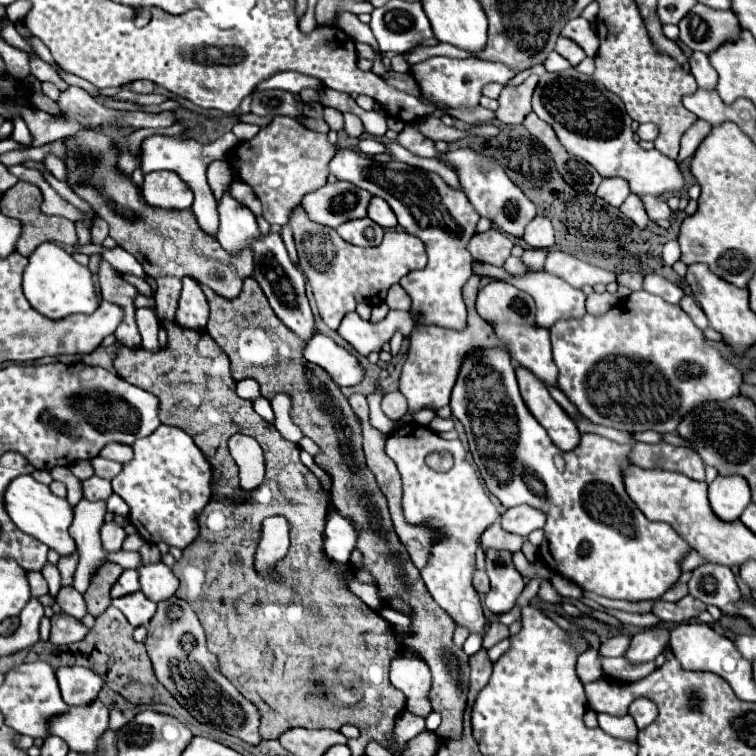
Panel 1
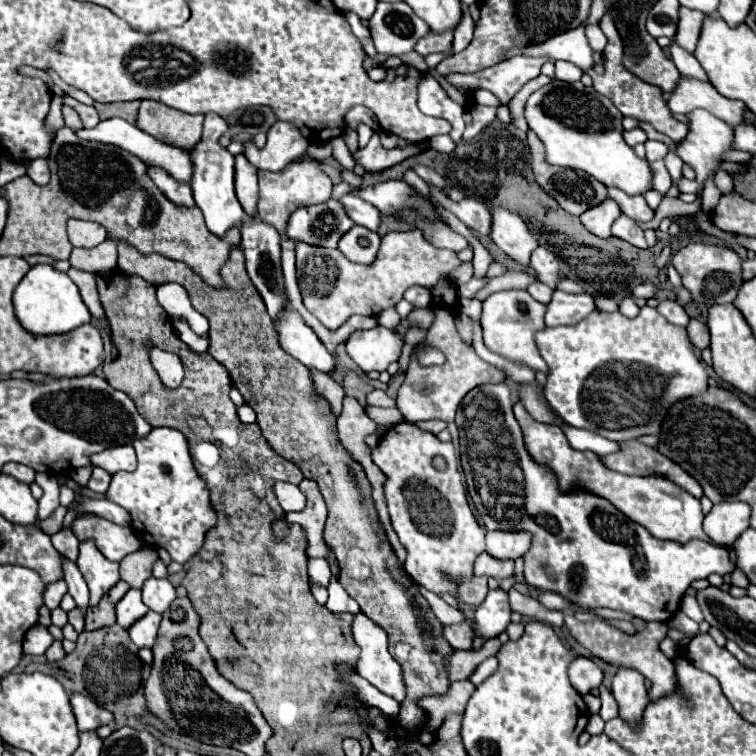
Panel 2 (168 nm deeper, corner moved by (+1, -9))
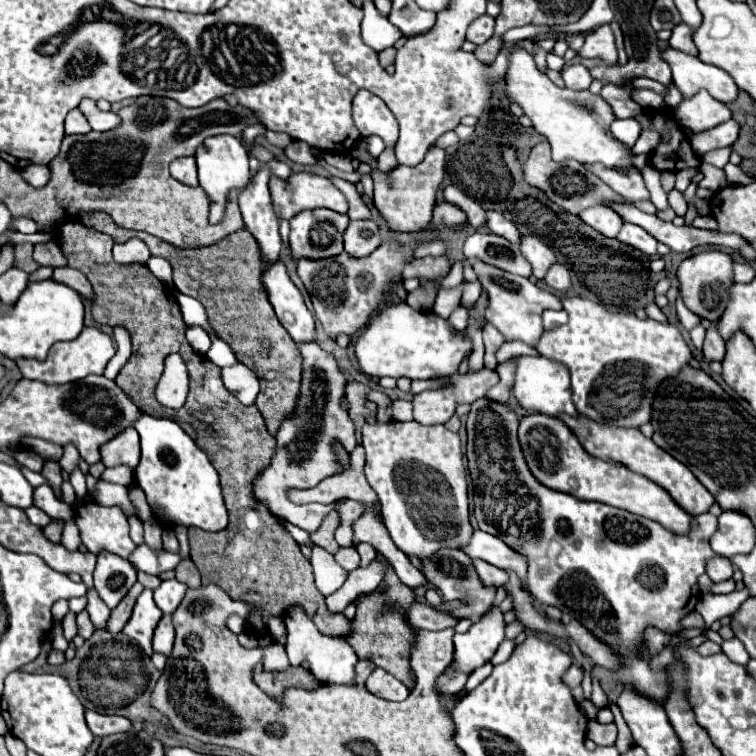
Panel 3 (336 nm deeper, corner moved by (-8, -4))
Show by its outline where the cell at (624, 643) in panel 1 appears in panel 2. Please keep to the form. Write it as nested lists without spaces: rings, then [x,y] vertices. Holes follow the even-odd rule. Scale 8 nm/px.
[[[576,657],[570,667],[568,667],[568,679],[572,683],[572,687],[580,693],[586,695],[592,689],[600,687],[602,683],[602,671],[598,669],[598,665],[592,659],[586,657]]]

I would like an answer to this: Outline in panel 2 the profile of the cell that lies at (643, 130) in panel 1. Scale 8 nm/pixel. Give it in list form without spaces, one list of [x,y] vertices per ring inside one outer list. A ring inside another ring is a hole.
[[[640,127],[630,129],[630,131],[624,131],[622,137],[624,137],[624,141],[626,141],[630,147],[634,147],[634,145],[638,145],[638,143],[646,143],[646,139],[648,139],[646,133],[644,133]]]

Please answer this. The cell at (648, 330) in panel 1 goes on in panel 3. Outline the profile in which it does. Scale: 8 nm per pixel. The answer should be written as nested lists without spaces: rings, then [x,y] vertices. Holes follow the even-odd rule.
[[[561,296],[561,302],[563,308],[569,312],[569,322],[545,330],[537,344],[537,352],[549,360],[567,366],[571,376],[573,404],[577,412],[599,424],[611,424],[617,428],[639,428],[651,422],[651,402],[655,400],[659,386],[675,372],[689,366],[689,362],[693,360],[693,352],[683,340],[679,328],[671,322],[639,318],[631,312],[611,312],[607,306],[595,300],[585,300],[577,296]]]

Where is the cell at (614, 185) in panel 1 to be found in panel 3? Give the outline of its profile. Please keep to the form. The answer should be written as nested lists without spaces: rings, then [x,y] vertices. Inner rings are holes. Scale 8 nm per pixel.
[[[593,206],[593,208],[587,208],[579,214],[579,218],[593,226],[597,232],[601,232],[603,236],[607,238],[615,238],[623,220],[619,218],[619,214],[615,214],[615,210],[611,210],[609,206]]]

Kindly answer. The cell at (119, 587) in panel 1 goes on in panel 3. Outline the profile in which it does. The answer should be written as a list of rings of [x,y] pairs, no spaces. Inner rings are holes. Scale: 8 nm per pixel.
[[[143,590],[141,596],[137,598],[135,606],[133,606],[133,614],[127,622],[127,626],[123,628],[123,632],[137,640],[139,646],[143,648],[143,652],[147,656],[153,654],[153,648],[151,648],[151,636],[153,636],[153,630],[155,630],[155,624],[159,622],[159,618],[163,616],[163,612],[155,606],[155,600],[153,600],[153,590]]]

